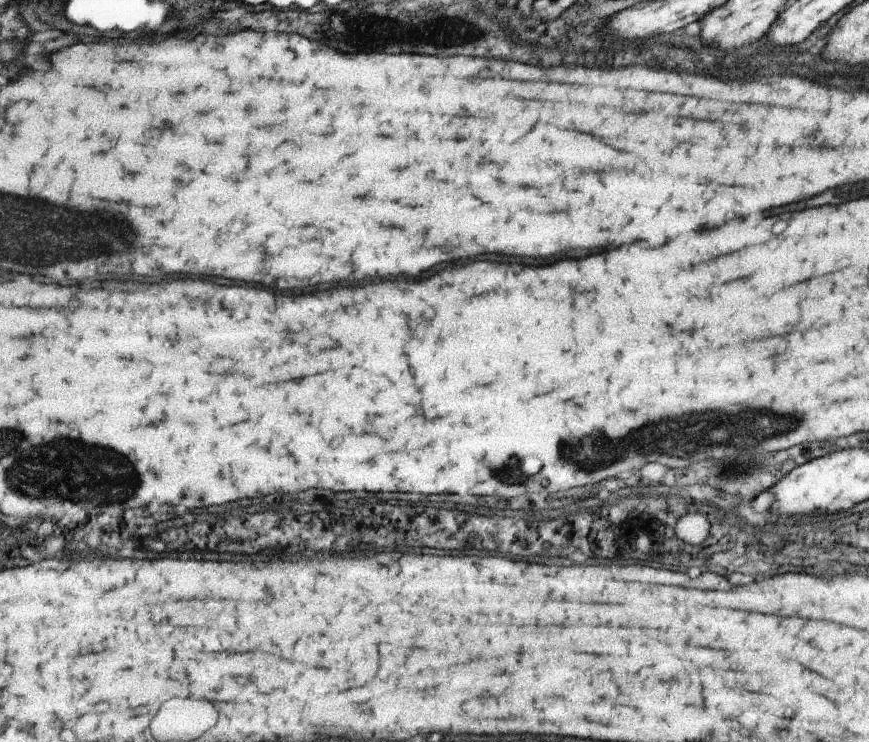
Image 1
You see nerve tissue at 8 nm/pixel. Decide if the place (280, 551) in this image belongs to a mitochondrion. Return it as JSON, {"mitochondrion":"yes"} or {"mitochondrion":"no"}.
{"mitochondrion":"no"}

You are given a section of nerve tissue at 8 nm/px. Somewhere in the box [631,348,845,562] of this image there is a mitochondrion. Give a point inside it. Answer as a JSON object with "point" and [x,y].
{"point":[732,472]}

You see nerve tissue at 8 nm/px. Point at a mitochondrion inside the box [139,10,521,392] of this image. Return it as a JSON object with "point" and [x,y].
{"point":[373,42]}

